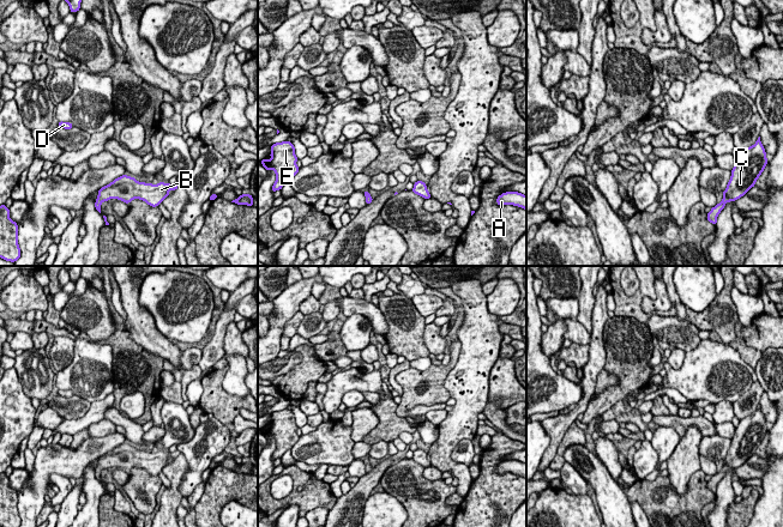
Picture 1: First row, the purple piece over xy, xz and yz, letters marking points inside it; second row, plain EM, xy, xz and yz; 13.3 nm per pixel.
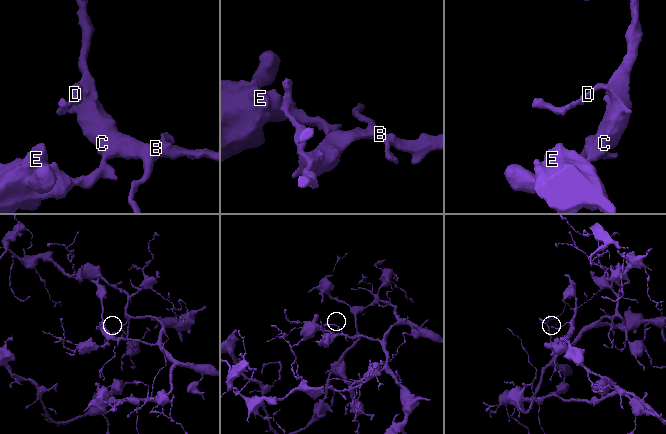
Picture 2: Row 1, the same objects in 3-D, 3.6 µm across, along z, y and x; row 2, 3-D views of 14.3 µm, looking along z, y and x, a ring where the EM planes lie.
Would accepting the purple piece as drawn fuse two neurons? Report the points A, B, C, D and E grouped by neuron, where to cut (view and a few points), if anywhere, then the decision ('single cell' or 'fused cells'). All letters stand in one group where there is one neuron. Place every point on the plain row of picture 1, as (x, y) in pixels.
A B C D E | no cut | single cell

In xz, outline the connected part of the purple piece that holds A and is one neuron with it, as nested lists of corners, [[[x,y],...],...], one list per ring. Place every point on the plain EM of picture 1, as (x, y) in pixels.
[[[506,460],[496,466],[499,474],[513,473],[526,478],[526,464],[518,460]]]

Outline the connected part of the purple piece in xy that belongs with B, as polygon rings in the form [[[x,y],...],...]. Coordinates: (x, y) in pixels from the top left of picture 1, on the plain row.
[[[122,443],[109,453],[102,455],[98,460],[95,477],[101,481],[101,472],[110,467],[118,467],[130,472],[133,467],[145,470],[152,475],[157,475],[169,462],[169,459],[176,459],[179,453],[159,450],[157,453],[139,450],[134,446]]]

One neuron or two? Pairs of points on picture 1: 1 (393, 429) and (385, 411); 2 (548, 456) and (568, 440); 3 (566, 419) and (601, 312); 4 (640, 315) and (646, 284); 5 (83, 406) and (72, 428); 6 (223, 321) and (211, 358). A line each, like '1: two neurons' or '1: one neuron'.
1: one neuron
2: two neurons
3: one neuron
4: one neuron
5: two neurons
6: one neuron

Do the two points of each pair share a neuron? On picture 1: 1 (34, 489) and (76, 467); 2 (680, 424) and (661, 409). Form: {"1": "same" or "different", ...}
{"1": "same", "2": "different"}

